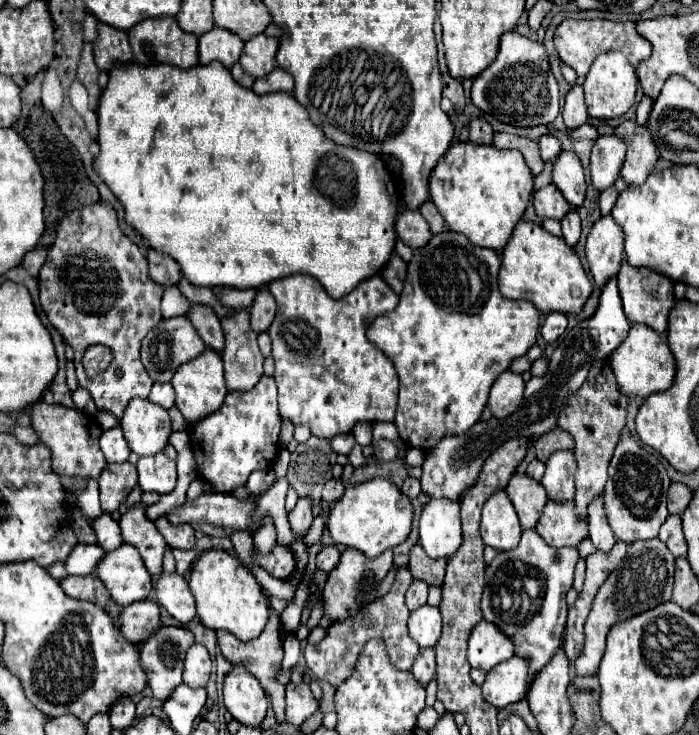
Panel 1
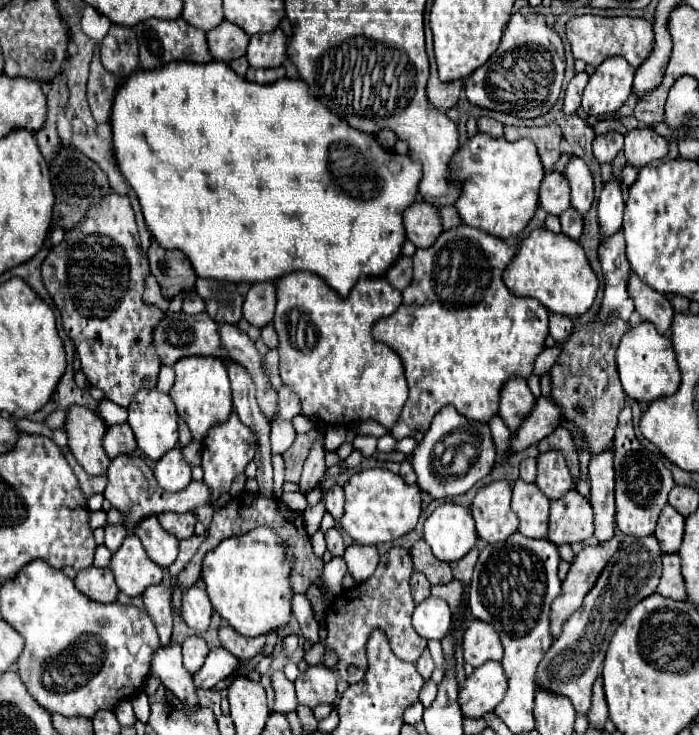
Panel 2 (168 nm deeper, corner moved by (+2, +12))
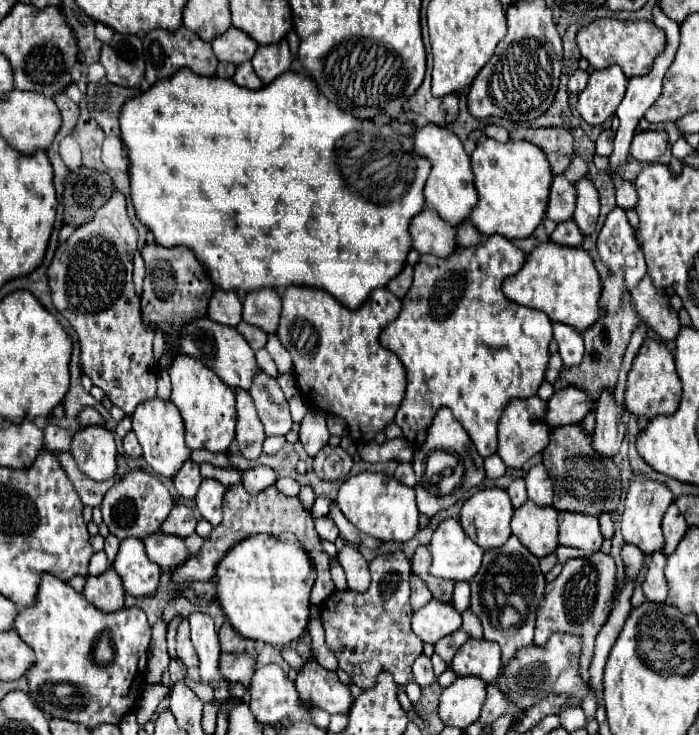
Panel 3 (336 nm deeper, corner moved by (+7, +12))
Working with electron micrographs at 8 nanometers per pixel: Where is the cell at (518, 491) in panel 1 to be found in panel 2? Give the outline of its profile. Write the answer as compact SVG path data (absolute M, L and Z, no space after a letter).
M522 478L514 480L512 488L514 488L512 510L520 520L518 532L528 538L546 538L550 500L546 500L542 490L538 490L534 482L526 482Z

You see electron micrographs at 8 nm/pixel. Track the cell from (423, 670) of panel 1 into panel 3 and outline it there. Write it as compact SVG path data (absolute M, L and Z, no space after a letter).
M421 654L421 656L415 660L415 664L413 664L413 680L415 680L421 688L431 686L431 684L435 682L435 674L433 674L431 660L429 660L425 654Z

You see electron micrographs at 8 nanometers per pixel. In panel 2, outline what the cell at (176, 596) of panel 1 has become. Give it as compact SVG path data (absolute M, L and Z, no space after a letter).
M198 586L186 588L182 594L180 614L190 628L194 628L196 632L204 632L208 628L210 616L212 616L212 608L210 608L210 600L208 600L206 592Z

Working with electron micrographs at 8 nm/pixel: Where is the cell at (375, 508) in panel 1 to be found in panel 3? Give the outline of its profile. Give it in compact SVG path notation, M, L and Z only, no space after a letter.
M361 472L357 476L351 476L339 488L339 496L335 502L353 526L383 542L407 542L419 530L415 490L397 482L393 476L379 472Z

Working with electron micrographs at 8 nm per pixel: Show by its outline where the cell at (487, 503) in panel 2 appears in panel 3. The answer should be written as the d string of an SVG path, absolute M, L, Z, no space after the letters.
M487 488L487 490L479 490L463 504L459 522L471 538L475 536L475 544L479 544L483 550L489 550L489 548L499 548L511 536L511 528L509 528L511 516L513 516L513 506L509 494L501 488Z

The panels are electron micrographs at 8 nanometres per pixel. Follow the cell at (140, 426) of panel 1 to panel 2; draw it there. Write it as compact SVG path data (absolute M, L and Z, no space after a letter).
M158 390L136 392L128 406L128 424L134 430L138 448L150 460L158 460L158 456L162 456L162 452L168 452L178 442L178 414L176 414L174 402L164 392L158 392Z

